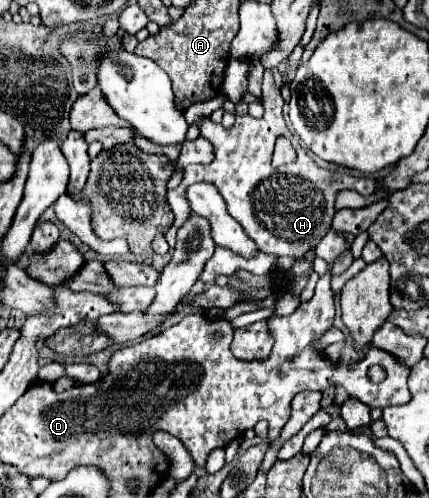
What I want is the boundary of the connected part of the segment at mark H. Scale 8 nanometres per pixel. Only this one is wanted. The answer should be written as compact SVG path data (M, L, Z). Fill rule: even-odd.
M264 71L260 101L264 107L264 115L260 119L252 119L250 115L236 117L236 123L232 125L232 129L224 129L222 125L210 119L196 121L200 135L214 145L214 161L210 165L188 165L184 171L182 183L176 189L168 191L168 205L174 213L174 223L166 233L166 241L170 247L174 247L176 231L190 215L190 205L184 191L194 181L212 183L218 189L218 193L222 193L228 213L242 225L244 233L258 245L262 253L268 253L274 257L282 257L282 255L304 257L306 251L314 249L318 241L332 227L332 219L336 215L334 201L340 191L352 189L364 197L374 193L376 189L374 179L370 177L358 179L348 173L338 173L338 171L334 173L330 169L322 169L312 161L308 151L300 147L298 137L292 135L286 127L286 121L282 115L284 99L280 95L280 89L274 83L272 71ZM280 135L292 141L298 153L298 159L292 165L274 169L270 161L272 161L274 141Z

